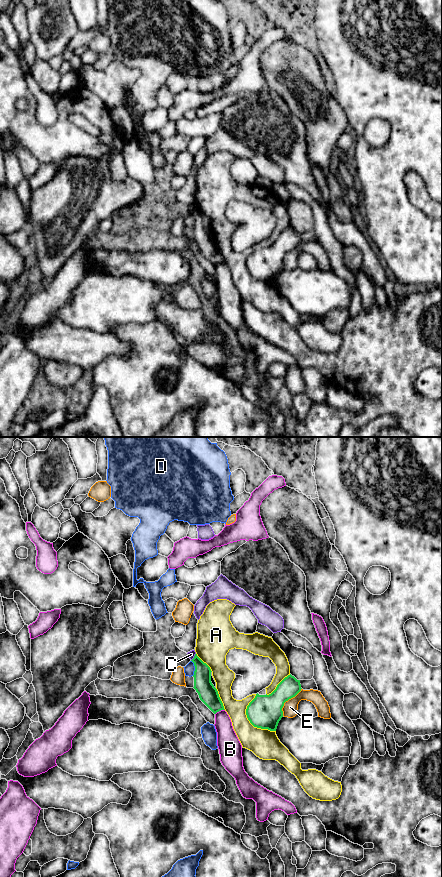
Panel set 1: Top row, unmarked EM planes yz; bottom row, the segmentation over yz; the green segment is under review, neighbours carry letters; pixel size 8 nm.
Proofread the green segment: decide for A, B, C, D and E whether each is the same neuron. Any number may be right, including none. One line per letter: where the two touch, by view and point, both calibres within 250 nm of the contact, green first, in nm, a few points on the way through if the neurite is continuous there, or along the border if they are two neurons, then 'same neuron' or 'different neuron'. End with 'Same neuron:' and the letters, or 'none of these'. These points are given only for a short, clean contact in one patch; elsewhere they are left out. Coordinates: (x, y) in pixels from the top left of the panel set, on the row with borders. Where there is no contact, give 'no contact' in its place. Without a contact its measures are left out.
A: meets green in yz at (249, 720); 280 nm thick on the green side, 220 nm on the other; different neuron
B: meets green in yz at (219, 710); 160 nm thick on the green side, 170 nm on the other; different neuron
C: meets green in yz at (194, 657); 140 nm thick on the green side, 60 nm on the other; border along yz (195, 653), (191, 660); different neuron
D: meets green in yz at (195, 668); 160 nm thick on the green side, 90 nm on the other; different neuron
E: meets green in yz at (287, 700); 280 nm thick on the green side, 120 nm on the other; different neuron
Same neuron: none of these

